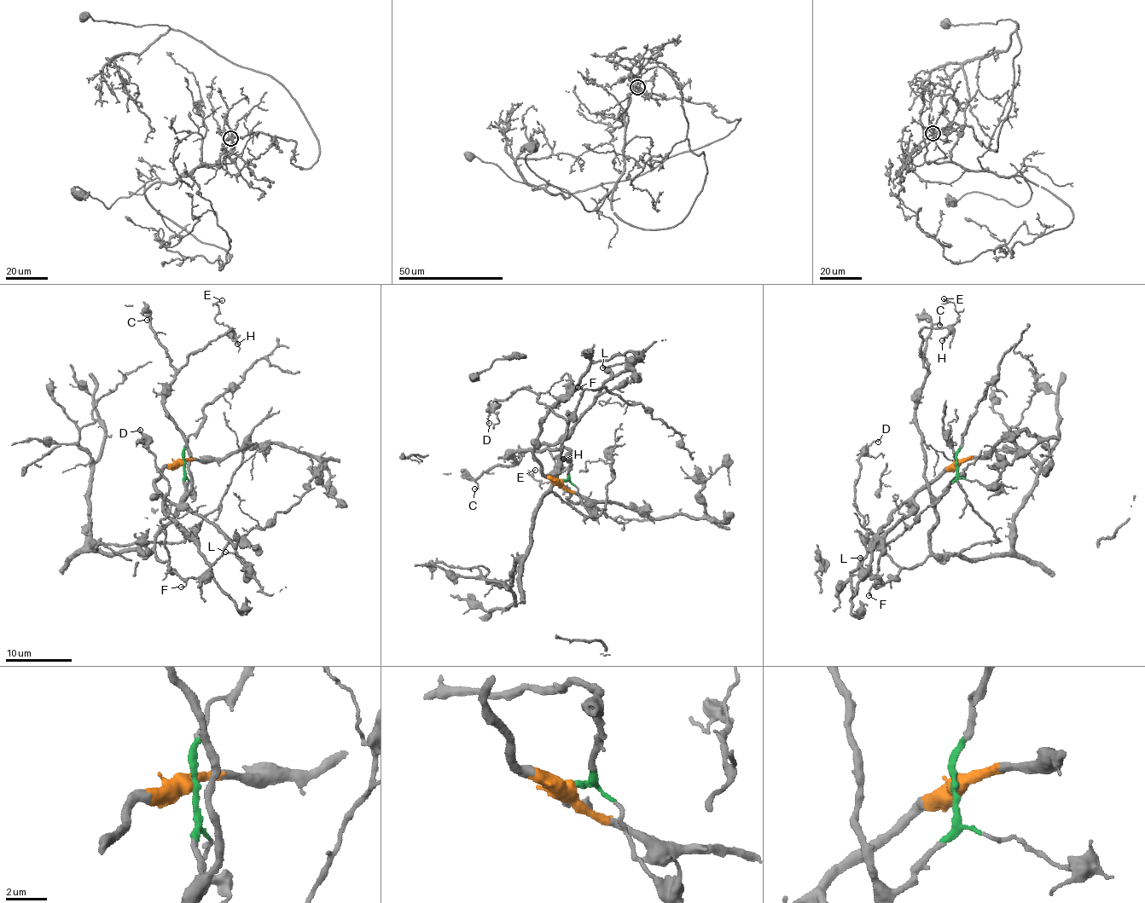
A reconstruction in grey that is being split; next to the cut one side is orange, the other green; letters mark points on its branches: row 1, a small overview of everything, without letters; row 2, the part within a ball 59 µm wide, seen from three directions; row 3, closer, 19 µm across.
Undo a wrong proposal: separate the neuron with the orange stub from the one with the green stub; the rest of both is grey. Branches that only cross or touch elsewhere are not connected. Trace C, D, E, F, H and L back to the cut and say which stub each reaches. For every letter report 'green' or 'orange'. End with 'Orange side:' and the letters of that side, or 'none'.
C: green
D: green
E: green
F: green
H: green
L: orange
Orange side: L

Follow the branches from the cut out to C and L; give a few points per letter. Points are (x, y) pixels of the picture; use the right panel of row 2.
C: (957, 465), (956, 479), (935, 497), (924, 476), (926, 451), (915, 395), (925, 383), (929, 332), (939, 325)
L: (957, 463), (915, 494), (913, 496), (917, 506), (887, 529), (874, 545), (872, 561), (864, 568), (859, 557)

